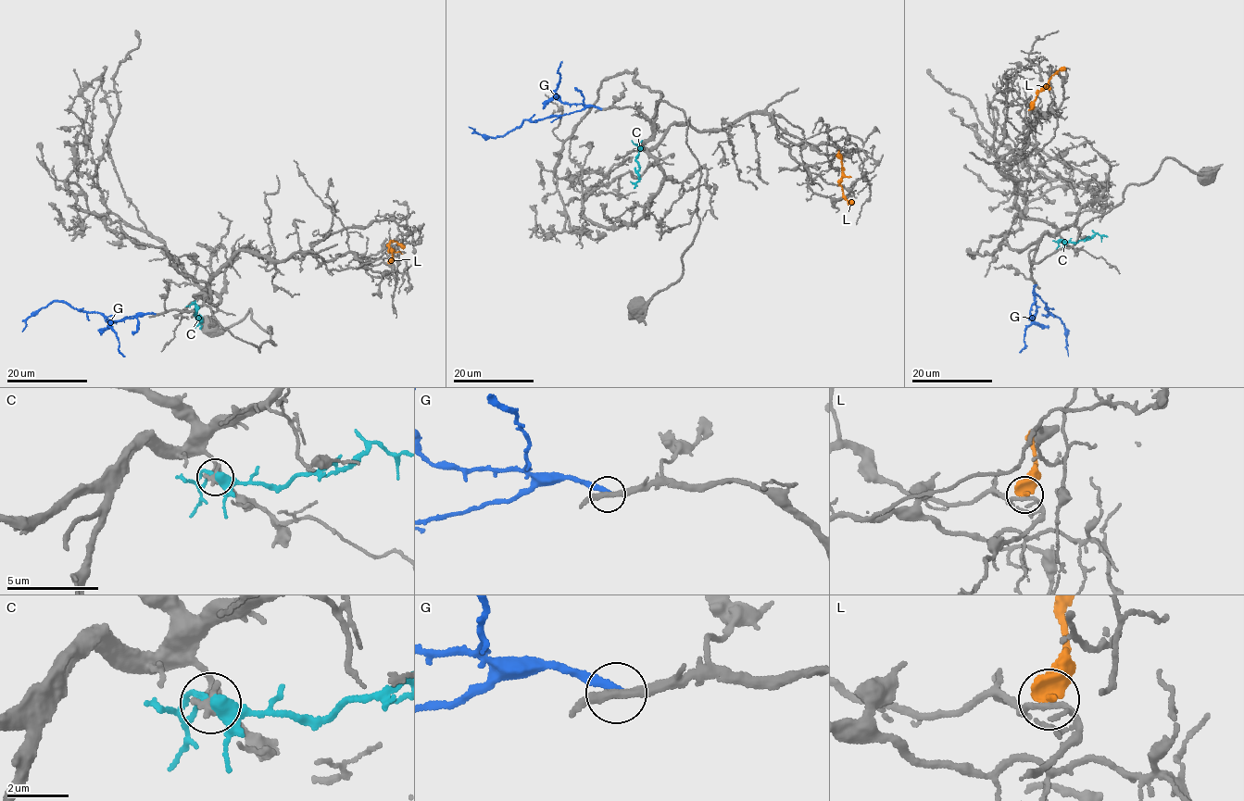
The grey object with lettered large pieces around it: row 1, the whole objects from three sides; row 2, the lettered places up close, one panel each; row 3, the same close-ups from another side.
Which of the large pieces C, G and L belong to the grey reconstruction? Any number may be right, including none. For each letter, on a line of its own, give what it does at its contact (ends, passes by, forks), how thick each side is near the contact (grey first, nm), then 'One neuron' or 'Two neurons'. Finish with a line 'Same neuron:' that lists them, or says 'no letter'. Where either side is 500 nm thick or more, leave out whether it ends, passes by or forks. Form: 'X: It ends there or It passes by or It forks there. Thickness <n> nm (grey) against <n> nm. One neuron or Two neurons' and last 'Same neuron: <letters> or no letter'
C: It forks there. Thickness 240 nm (grey) against 360 nm. Two neurons
G: It ends there. Thickness 280 nm (grey) against 280 nm. Two neurons
L: Thickness 180 nm (grey) against 550 nm. Two neurons
Same neuron: no letter

